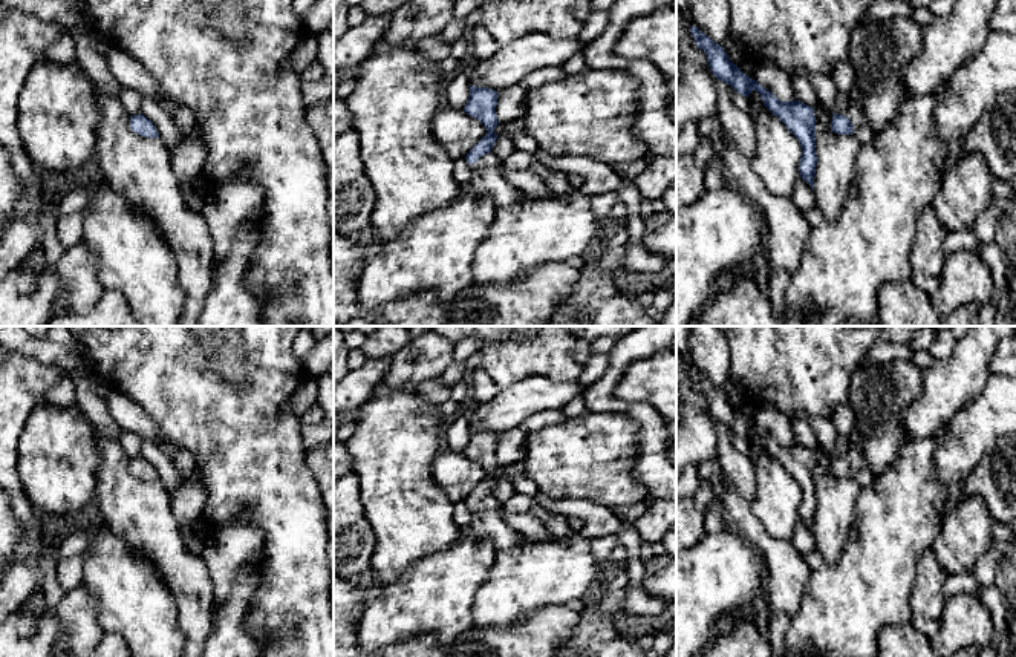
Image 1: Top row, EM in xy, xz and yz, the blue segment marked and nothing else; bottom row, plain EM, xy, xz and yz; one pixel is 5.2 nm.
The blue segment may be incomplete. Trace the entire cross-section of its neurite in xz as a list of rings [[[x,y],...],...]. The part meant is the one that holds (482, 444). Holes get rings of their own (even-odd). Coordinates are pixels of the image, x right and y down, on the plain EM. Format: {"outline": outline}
{"outline": [[[470,429],[470,441],[464,455],[479,463],[487,476],[467,496],[465,504],[473,508],[473,519],[468,530],[477,539],[494,542],[497,553],[511,551],[520,541],[522,534],[513,530],[502,516],[502,504],[491,495],[497,478],[497,435],[487,430]]]}

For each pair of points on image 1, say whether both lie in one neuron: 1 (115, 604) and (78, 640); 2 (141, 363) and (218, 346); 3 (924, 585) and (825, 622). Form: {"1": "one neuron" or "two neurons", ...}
{"1": "two neurons", "2": "one neuron", "3": "two neurons"}

